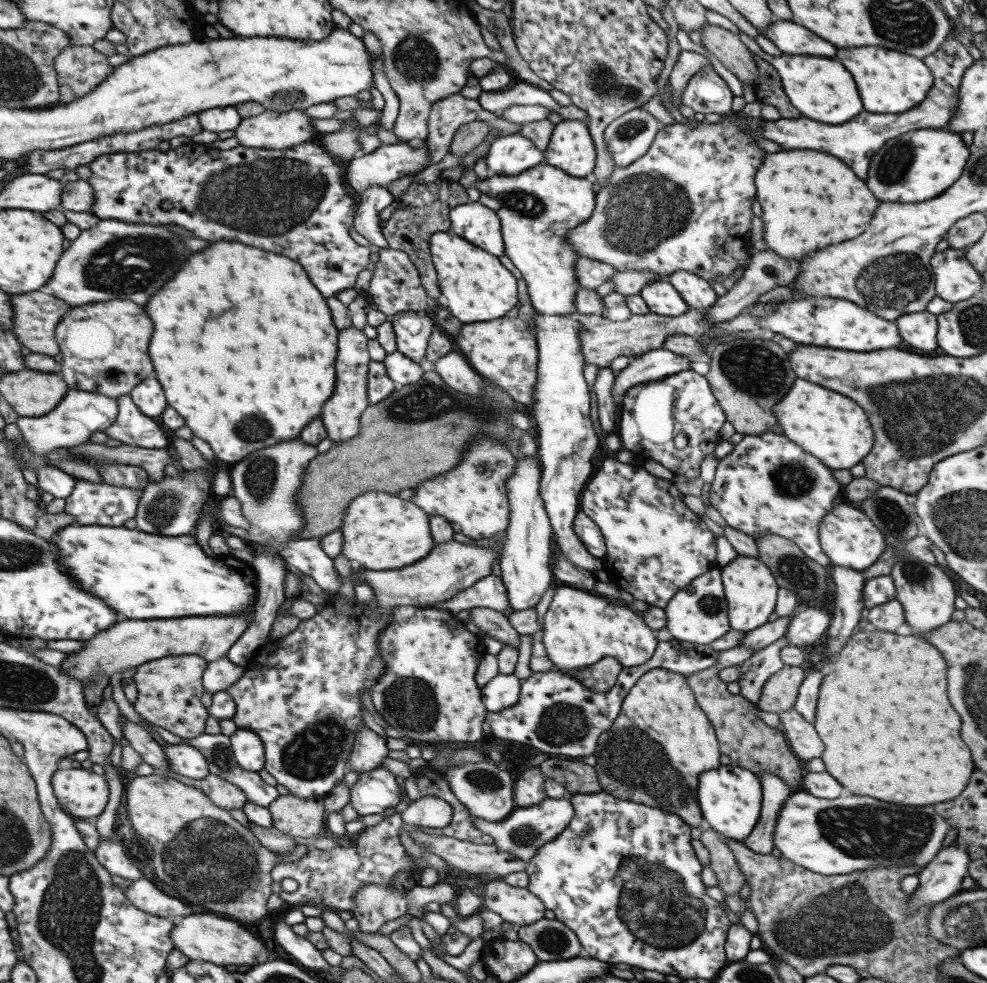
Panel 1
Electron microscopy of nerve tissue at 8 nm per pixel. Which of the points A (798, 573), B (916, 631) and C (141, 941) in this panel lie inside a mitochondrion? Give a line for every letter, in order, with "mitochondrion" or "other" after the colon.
A: mitochondrion
B: other
C: other

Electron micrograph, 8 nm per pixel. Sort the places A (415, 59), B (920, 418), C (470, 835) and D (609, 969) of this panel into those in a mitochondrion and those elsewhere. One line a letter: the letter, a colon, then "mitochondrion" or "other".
A: mitochondrion
B: mitochondrion
C: other
D: other

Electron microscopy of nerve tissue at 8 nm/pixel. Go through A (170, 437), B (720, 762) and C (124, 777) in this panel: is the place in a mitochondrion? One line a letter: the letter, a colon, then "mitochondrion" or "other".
A: other
B: other
C: other

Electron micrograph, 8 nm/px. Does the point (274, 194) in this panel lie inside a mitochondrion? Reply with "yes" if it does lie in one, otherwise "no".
yes

